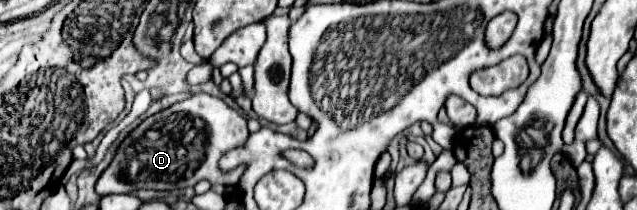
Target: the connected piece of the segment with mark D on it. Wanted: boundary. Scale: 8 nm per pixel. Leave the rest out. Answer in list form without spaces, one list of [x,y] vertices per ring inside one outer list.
[[[195,94],[171,108],[143,120],[119,146],[111,166],[97,182],[99,194],[131,194],[139,188],[175,190],[193,188],[199,180],[209,180],[217,186],[237,186],[247,166],[223,174],[217,166],[219,158],[233,148],[245,146],[249,138],[247,120],[221,98]]]

